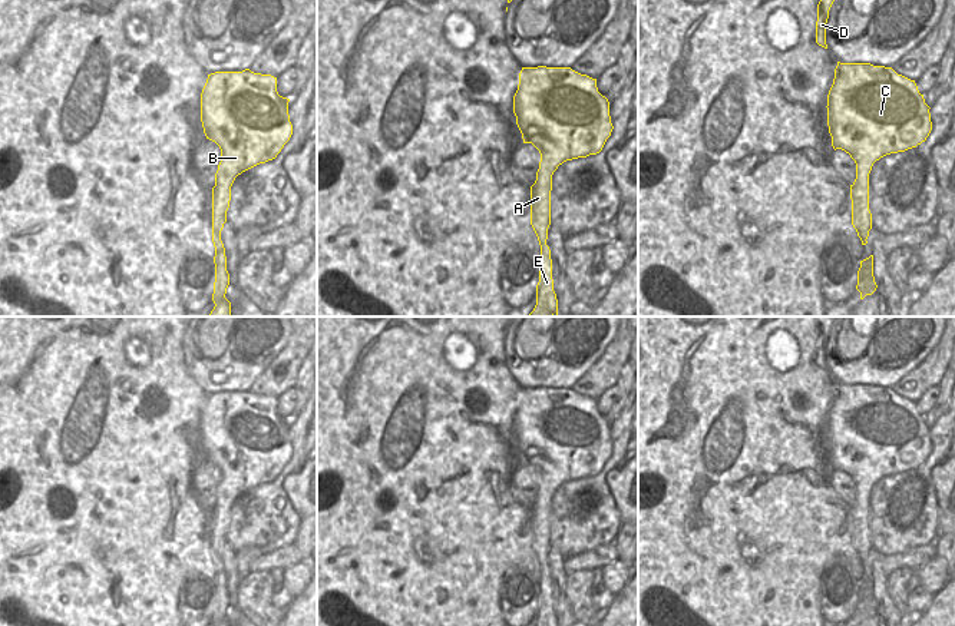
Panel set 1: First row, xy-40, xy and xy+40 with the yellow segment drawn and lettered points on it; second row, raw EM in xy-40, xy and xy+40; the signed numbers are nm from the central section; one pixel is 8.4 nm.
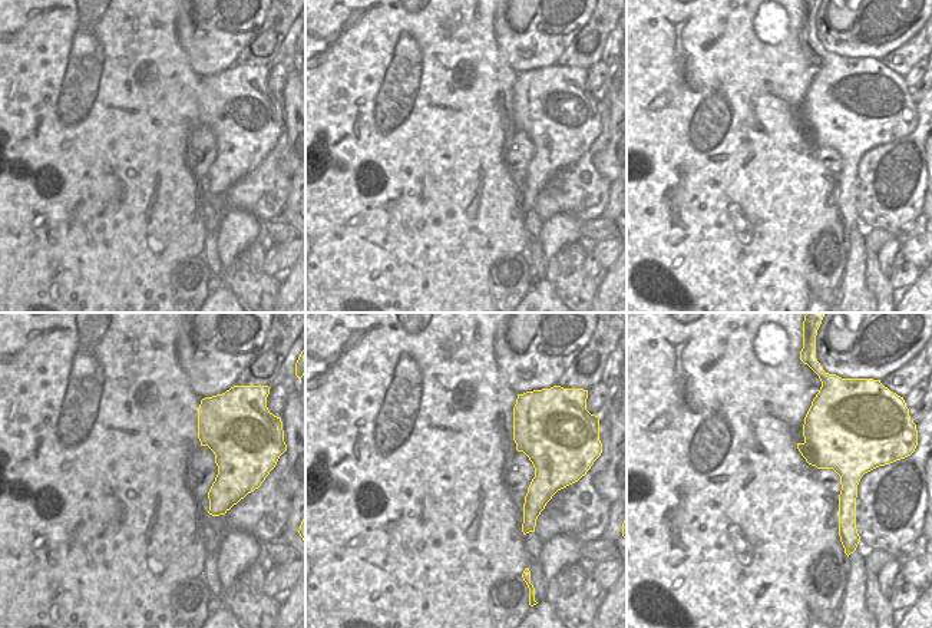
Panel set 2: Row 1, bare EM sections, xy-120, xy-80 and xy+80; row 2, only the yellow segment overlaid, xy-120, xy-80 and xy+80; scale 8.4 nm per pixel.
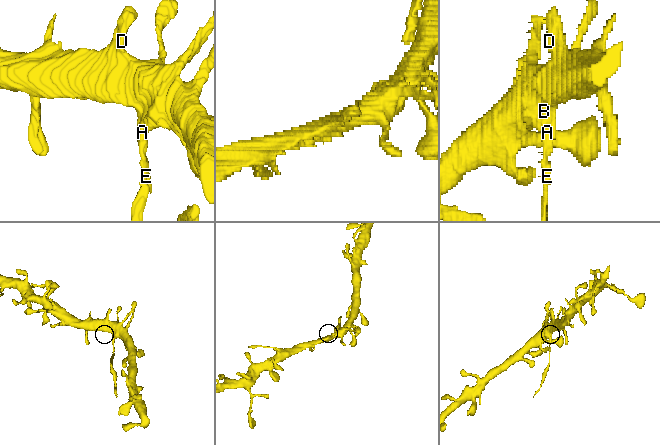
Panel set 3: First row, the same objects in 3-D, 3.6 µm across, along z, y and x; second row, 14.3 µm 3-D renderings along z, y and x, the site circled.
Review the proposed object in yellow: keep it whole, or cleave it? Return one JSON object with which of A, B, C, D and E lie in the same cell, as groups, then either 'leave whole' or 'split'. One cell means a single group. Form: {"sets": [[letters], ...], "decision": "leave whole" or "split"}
{"sets": [["A", "B", "C", "D"], ["E"]], "decision": "split"}

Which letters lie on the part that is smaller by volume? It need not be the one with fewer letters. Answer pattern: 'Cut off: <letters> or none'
Cut off: E

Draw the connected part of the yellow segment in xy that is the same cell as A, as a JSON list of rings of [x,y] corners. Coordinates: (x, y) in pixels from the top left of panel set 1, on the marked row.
[[[522,67],[513,96],[513,113],[523,143],[532,143],[541,153],[536,180],[531,186],[531,225],[546,245],[551,225],[552,175],[566,160],[586,158],[602,150],[614,129],[609,102],[598,92],[597,79],[571,67]]]

